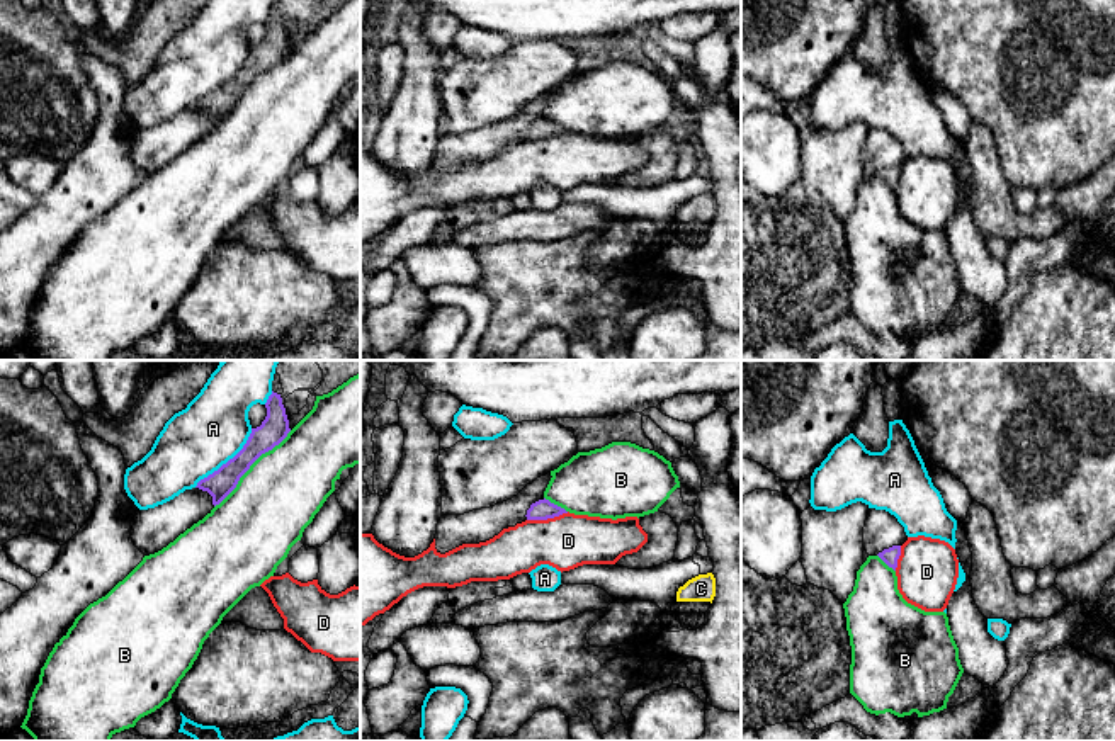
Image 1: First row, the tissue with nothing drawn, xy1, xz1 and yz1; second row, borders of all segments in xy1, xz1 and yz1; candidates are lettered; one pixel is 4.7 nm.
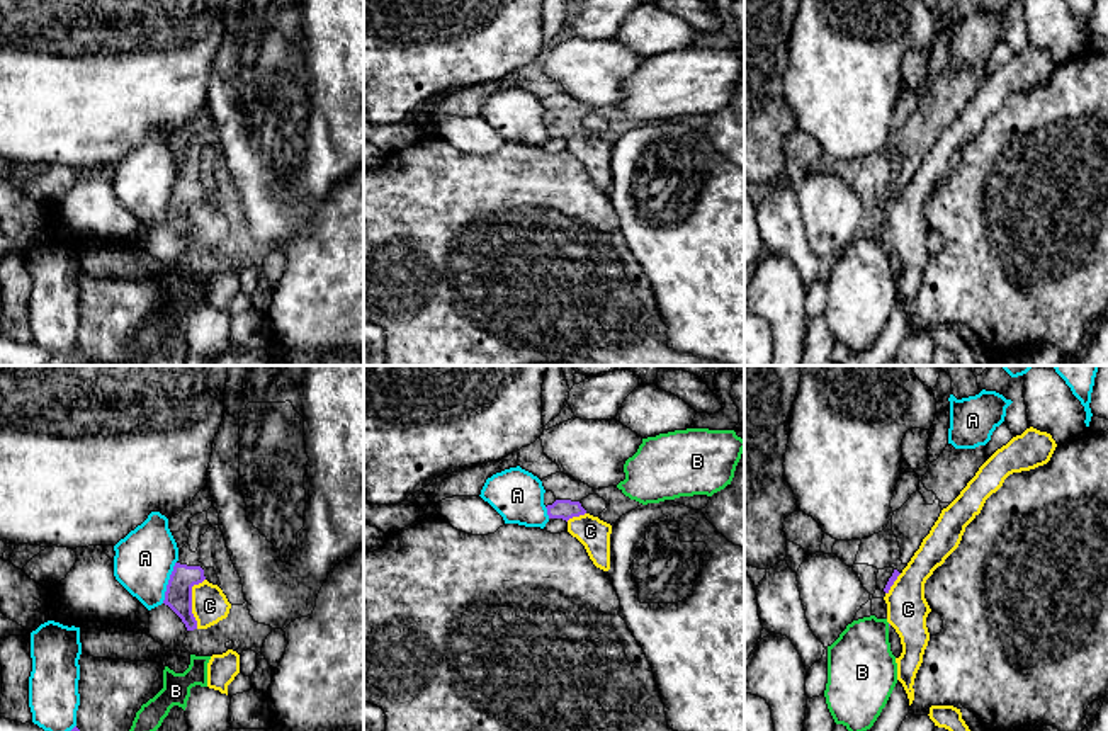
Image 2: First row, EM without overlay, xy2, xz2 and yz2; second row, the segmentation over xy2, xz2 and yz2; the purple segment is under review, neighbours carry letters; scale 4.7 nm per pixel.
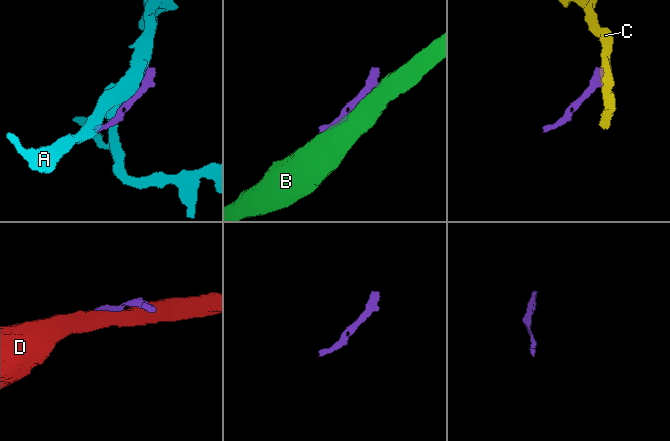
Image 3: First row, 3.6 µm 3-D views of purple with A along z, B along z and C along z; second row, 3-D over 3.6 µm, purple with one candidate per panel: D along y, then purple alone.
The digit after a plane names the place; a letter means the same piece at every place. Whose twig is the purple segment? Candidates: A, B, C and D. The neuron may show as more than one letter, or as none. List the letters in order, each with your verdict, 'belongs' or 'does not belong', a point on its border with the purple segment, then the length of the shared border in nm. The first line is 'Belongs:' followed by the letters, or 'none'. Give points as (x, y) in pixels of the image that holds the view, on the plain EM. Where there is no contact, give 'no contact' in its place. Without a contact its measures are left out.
Belongs: none
A: does not belong | xy1 (228, 80) | 400 nm
B: does not belong | xy1 (250, 84) | 500 nm
C: does not belong | xy2 (191, 221) | 240 nm
D: does not belong | xz1 (548, 136) | 200 nm

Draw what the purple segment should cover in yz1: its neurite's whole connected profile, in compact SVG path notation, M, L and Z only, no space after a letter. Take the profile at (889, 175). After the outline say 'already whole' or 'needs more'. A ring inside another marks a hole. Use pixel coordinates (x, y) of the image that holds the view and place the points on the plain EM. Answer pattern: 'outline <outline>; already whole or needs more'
outline M870 127L863 146L863 168L879 175L896 190L901 165L908 160L904 146L886 129Z; needs more

